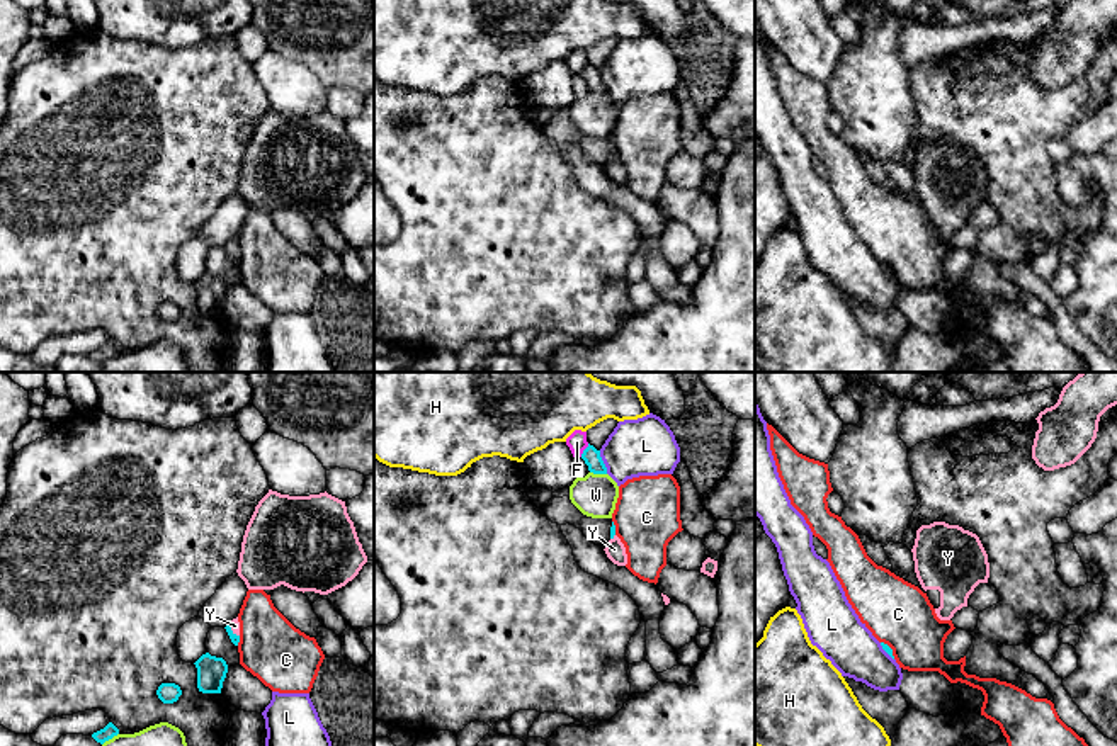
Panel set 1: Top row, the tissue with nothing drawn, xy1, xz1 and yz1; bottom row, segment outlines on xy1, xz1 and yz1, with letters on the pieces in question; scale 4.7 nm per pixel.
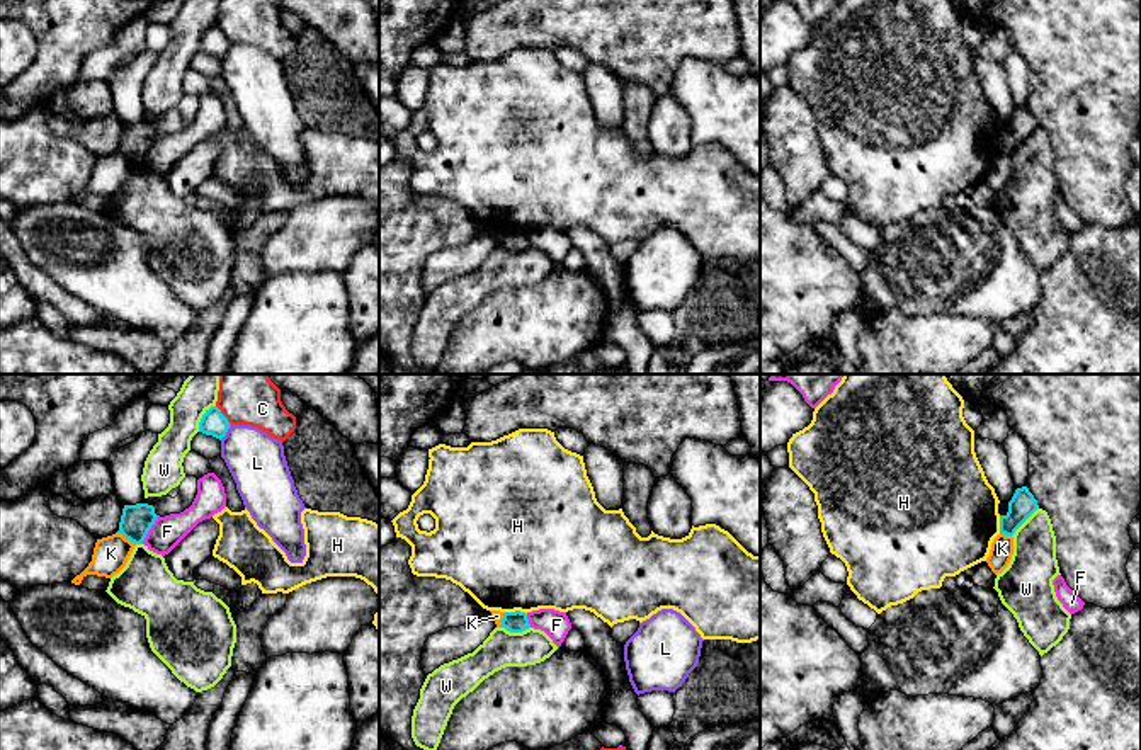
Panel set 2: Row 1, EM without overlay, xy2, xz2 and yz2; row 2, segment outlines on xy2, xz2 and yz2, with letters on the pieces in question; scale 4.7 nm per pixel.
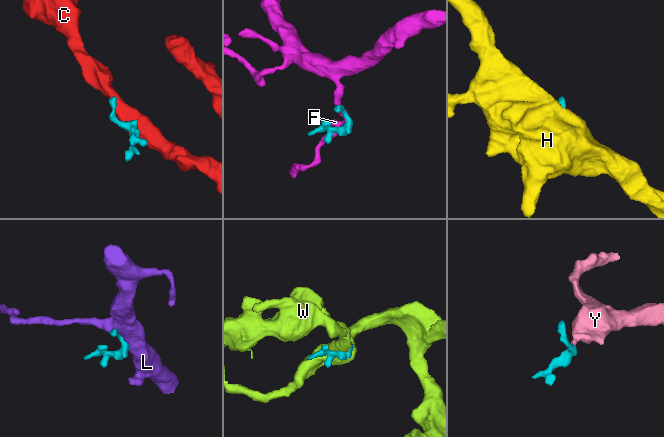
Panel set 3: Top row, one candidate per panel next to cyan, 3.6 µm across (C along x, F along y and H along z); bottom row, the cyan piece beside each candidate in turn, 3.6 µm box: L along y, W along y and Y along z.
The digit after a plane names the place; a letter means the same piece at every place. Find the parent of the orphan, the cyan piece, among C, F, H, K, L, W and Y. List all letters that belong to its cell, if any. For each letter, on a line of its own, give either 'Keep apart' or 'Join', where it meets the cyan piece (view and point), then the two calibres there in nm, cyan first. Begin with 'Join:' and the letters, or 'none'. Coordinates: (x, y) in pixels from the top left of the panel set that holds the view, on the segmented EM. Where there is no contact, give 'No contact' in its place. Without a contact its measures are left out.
Join: Y
C: Keep apart. Touches cyan at xy2 (223, 415). Thickness 120 nm (cyan) against 280 nm
F: Keep apart. Touches cyan at xy2 (150, 528). Thickness 150 nm (cyan) against 150 nm
H: Keep apart. Touches cyan at xz2 (516, 611). Thickness 100 nm (cyan) against 500 nm
K: Keep apart. Touches cyan at xy2 (126, 538). Thickness 150 nm (cyan) against 170 nm
L: Keep apart. Touches cyan at xz1 (602, 463). Thickness 80 nm (cyan) against 280 nm
W: Keep apart. Touches cyan at xy2 (203, 417). Thickness 120 nm (cyan) against 180 nm
Y: Join. Touches cyan at xy1 (230, 629). Thickness 50 nm (cyan) against 50 nm

